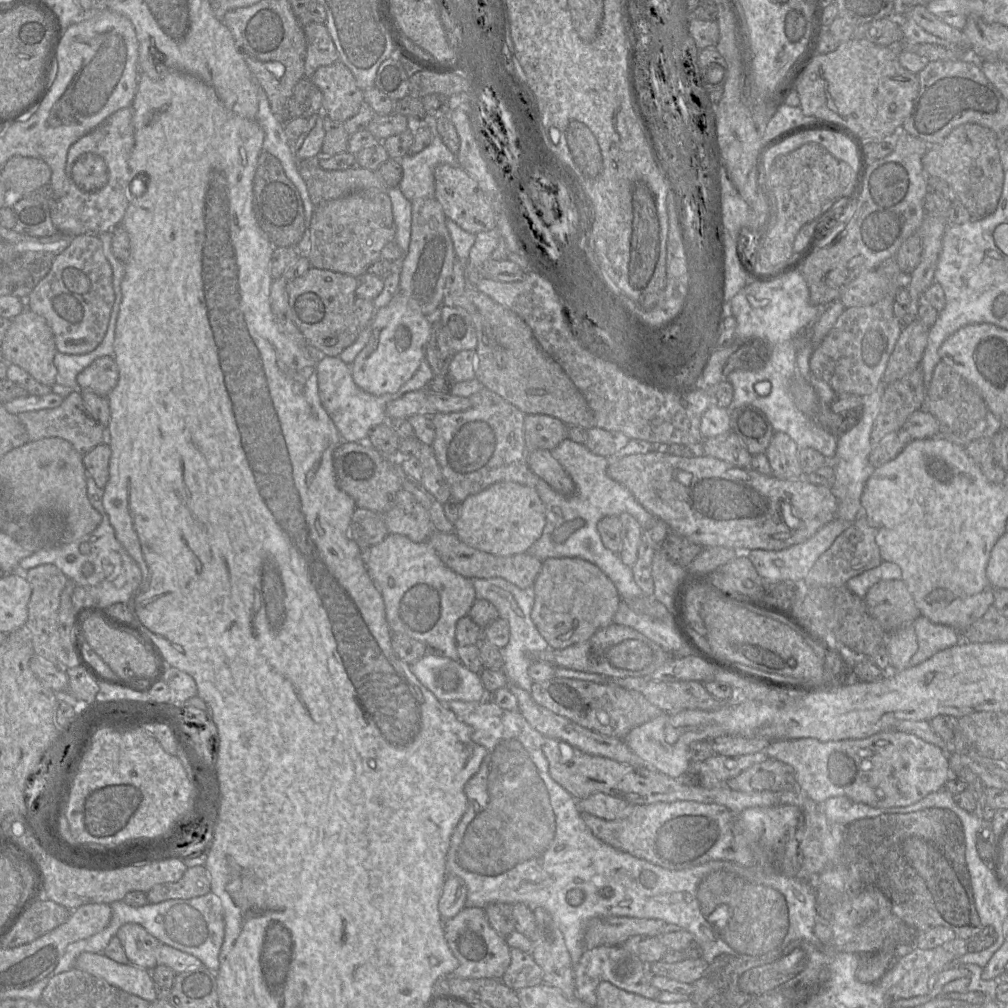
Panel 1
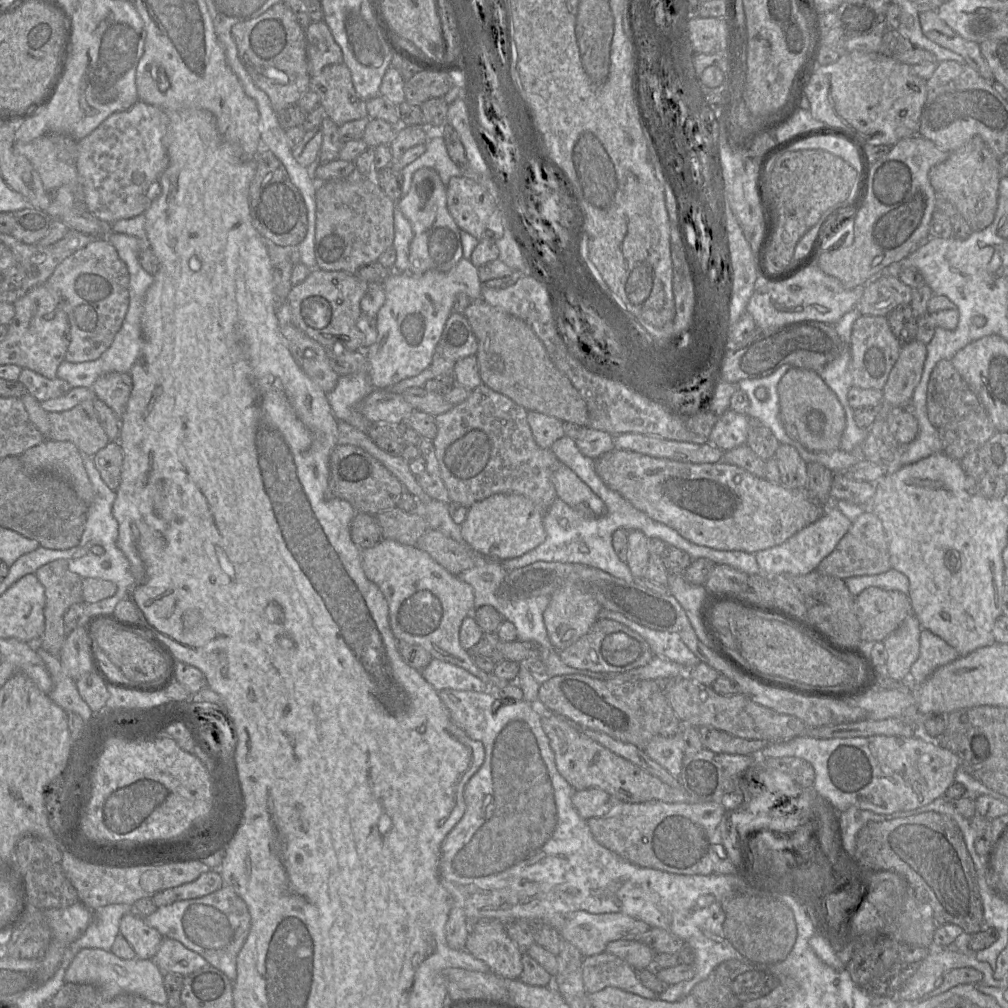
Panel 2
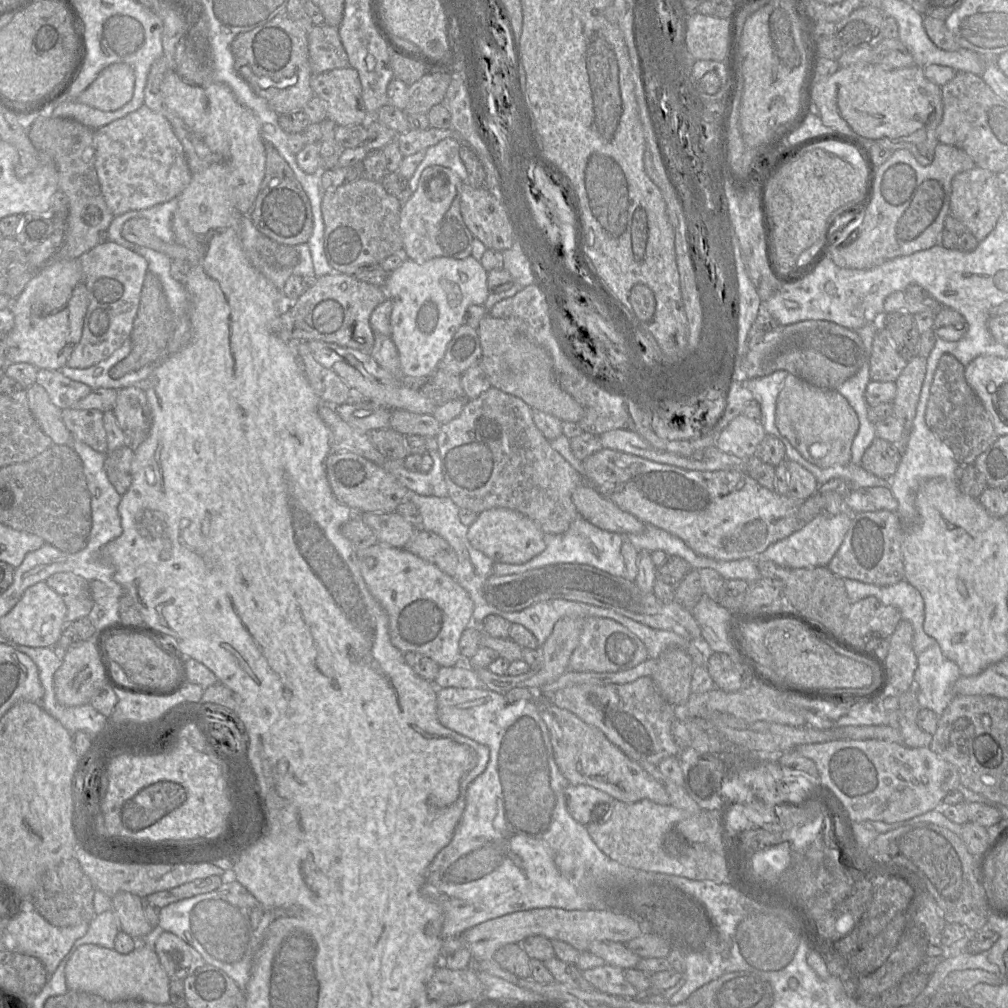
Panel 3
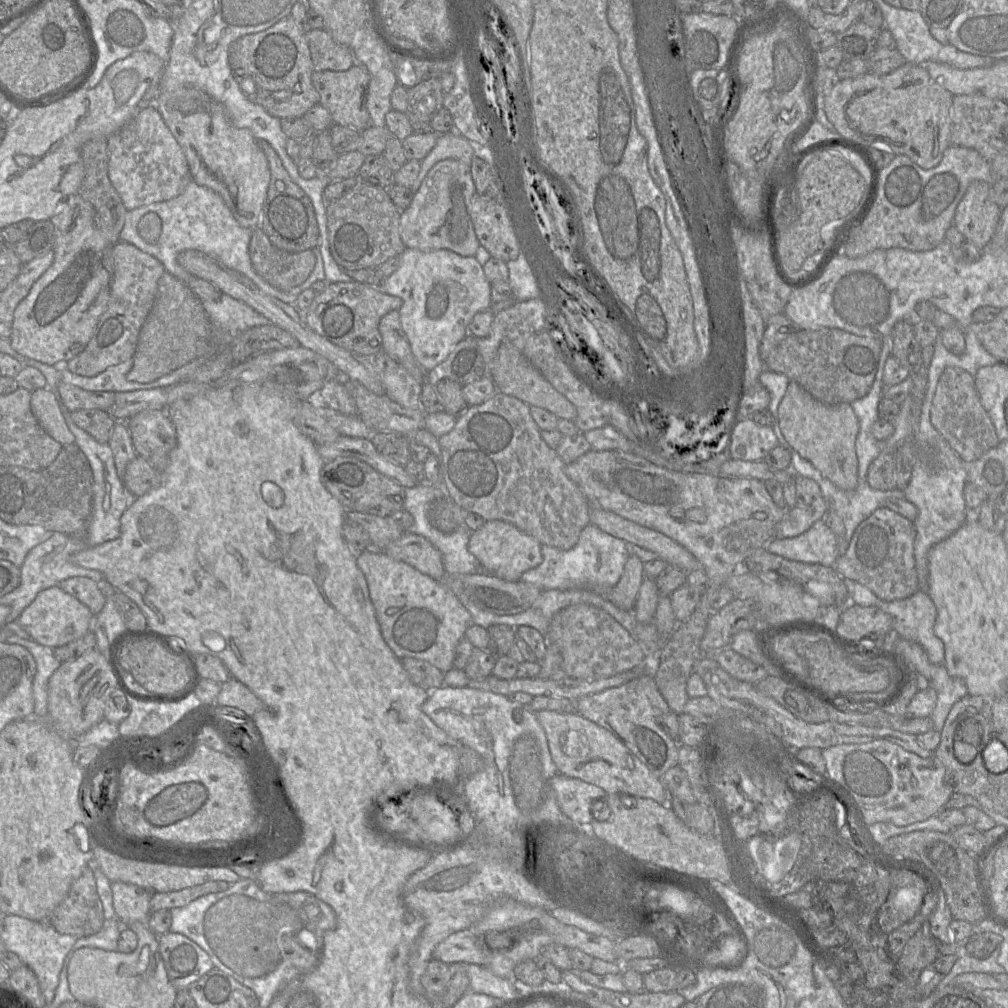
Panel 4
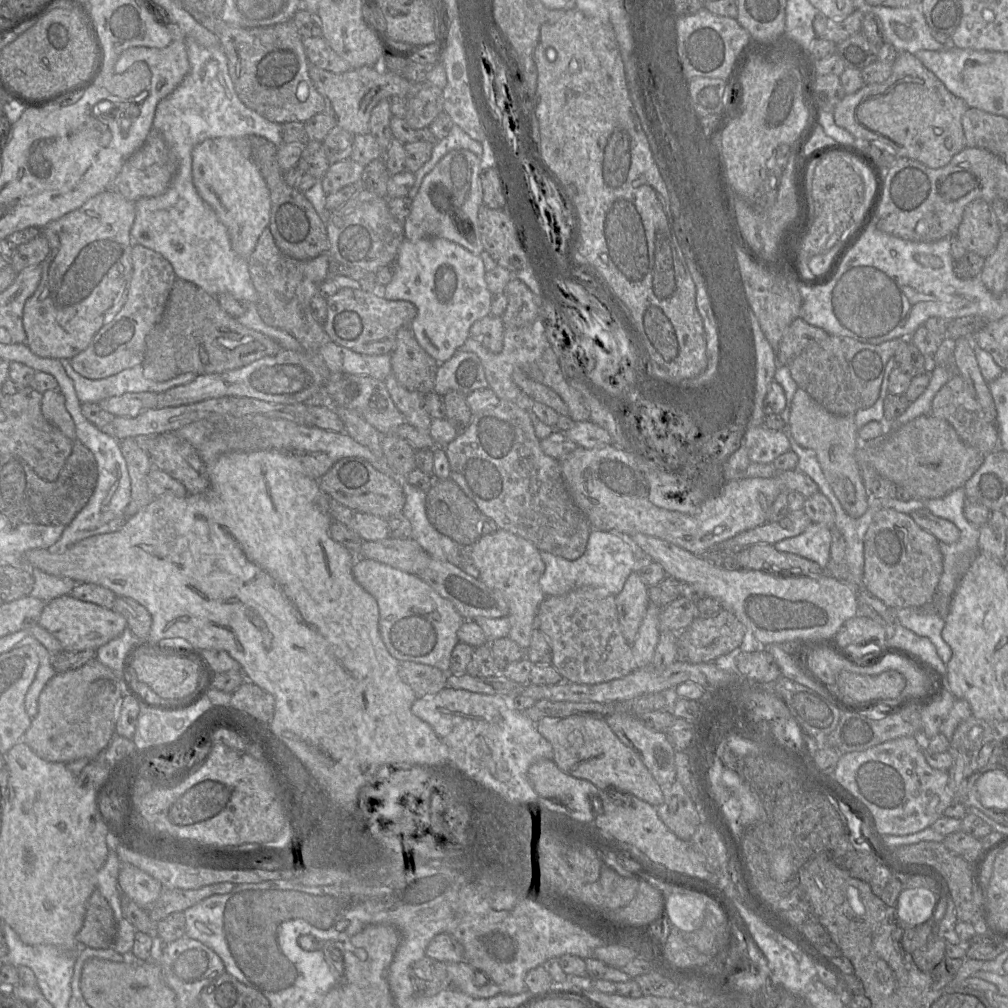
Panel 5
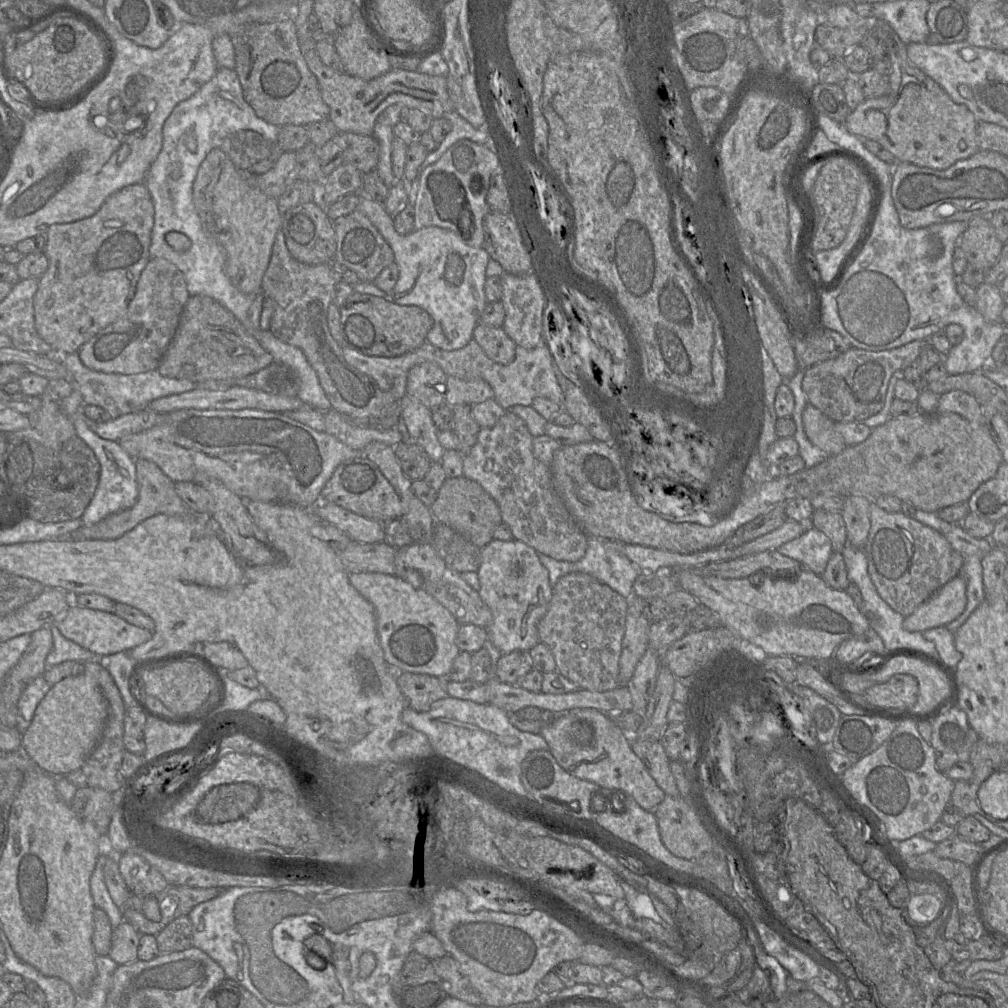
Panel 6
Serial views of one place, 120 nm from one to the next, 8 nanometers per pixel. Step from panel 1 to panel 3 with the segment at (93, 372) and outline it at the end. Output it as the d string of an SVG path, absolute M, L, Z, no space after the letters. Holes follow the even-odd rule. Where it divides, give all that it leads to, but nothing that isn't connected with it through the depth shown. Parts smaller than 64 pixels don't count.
M135 385L118 390L112 412L125 435L126 445L135 450L147 438L151 427L145 391Z

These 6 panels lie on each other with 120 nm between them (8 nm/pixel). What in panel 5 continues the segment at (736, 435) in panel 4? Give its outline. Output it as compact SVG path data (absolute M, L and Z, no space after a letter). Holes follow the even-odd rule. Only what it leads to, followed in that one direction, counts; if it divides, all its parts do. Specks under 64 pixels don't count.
M764 426L749 428L743 437L743 445L747 448L751 463L771 464L777 457L790 451L789 440L782 431L771 430Z

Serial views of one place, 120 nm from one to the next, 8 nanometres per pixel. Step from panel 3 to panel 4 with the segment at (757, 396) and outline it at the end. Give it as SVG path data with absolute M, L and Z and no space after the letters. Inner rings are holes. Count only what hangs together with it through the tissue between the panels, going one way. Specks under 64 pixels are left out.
M765 369L760 374L758 381L767 389L770 395L770 402L767 410L773 417L772 429L779 444L789 451L789 443L787 443L778 425L778 406L786 392L790 379L784 374Z

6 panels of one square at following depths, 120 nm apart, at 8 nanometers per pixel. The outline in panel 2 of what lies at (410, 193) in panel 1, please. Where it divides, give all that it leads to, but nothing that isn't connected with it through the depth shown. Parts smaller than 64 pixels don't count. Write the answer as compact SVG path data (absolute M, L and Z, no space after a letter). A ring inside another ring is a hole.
M431 131L431 136L426 143L426 151L419 158L403 167L402 196L409 192L413 175L421 168L434 169L445 186L449 183L450 178L462 175L462 170L452 161L447 152L440 131Z

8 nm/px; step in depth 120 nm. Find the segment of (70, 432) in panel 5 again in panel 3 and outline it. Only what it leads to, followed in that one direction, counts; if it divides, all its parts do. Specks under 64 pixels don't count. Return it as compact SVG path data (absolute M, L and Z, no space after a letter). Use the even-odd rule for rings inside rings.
M34 383L26 392L30 412L41 430L53 444L71 446L74 439L63 423L62 410L51 402L46 390Z

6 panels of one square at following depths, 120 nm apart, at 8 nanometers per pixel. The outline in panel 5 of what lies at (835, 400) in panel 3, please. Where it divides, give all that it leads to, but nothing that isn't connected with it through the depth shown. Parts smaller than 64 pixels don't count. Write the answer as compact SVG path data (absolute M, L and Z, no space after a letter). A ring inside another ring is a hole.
M798 388L792 399L788 426L794 440L800 446L815 451L821 470L846 513L852 518L861 517L868 509L869 496L855 458L858 428L854 415L834 415L807 392Z

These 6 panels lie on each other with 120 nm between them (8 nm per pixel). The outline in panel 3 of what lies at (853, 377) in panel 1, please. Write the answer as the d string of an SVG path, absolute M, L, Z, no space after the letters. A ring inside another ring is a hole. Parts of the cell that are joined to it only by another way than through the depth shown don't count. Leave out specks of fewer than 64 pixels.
M879 322L869 356L871 381L895 382L906 365L907 361L899 354L891 334Z

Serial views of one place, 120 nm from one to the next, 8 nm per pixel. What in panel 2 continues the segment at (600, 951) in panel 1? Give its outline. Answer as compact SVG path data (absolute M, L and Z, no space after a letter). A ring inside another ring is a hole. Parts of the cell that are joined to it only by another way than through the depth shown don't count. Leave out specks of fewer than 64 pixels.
M602 952L584 957L582 979L588 994L606 987L616 987L643 998L657 998L658 994L645 987L638 978L638 972L621 958Z

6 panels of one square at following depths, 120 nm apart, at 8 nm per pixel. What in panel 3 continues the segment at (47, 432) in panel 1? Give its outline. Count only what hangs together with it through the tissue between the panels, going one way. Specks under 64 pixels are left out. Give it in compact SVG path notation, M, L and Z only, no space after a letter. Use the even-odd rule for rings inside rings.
M63 409L62 420L74 440L88 445L97 452L108 452L102 411L96 409Z

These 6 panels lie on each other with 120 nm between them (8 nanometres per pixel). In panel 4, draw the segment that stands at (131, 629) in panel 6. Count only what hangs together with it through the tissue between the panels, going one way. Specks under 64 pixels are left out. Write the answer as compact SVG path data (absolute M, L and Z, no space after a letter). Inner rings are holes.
M58 586L41 591L17 619L19 626L36 643L50 648L66 645L92 631L93 617L90 609Z

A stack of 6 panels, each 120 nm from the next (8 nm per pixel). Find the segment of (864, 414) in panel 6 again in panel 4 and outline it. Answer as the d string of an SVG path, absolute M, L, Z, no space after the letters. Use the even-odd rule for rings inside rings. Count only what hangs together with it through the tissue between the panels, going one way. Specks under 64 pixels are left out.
M837 328L801 329L773 349L764 366L786 375L823 404L851 404L871 390L881 350L881 338L857 336Z

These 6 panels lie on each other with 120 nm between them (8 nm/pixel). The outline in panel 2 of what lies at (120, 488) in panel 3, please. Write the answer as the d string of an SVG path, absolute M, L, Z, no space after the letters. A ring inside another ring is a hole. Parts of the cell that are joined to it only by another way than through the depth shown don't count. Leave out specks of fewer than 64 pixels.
M109 441L93 457L93 462L105 484L114 492L121 481L123 451L117 441Z

